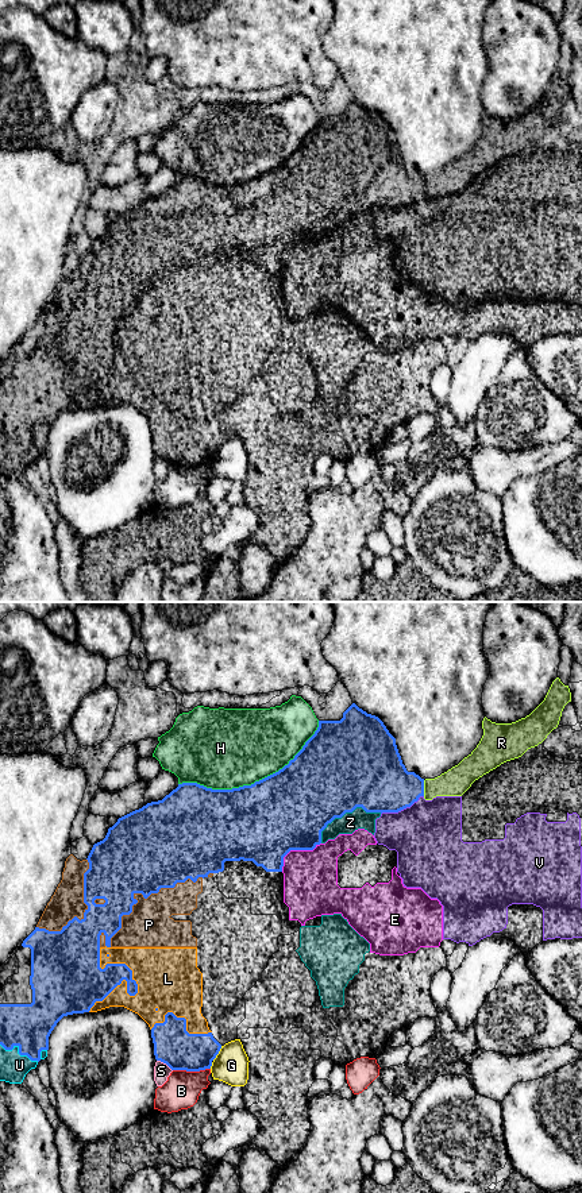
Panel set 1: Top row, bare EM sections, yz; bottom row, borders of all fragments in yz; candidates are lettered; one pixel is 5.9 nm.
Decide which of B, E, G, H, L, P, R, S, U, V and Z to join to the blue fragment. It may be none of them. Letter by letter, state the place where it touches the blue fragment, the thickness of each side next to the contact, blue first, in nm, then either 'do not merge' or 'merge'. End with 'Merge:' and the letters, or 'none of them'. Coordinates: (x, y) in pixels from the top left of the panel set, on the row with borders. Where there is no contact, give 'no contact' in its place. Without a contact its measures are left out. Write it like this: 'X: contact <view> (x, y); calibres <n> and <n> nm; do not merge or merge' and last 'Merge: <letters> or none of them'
B: contact yz (191, 1070); calibres 240 and 220 nm; do not merge
E: contact yz (295, 849); calibres 480 and 320 nm; do not merge
G: contact yz (218, 1053); calibres 240 and 200 nm; do not merge
H: contact yz (255, 782); calibres 480 and 480 nm; do not merge
L: contact yz (137, 987); calibres 200 and 380 nm; merge
P: contact yz (141, 892); calibres 480 and 260 nm; do not merge
R: contact yz (423, 788); calibres 340 and 170 nm; merge
S: contact yz (165, 1062); calibres 240 and 100 nm; do not merge
U: contact yz (19, 1051); calibres 280 and 160 nm; merge
V: contact yz (401, 809); calibres 380 and 400 nm; do not merge
Z: contact yz (345, 813); calibres 480 and 120 nm; merge
Merge: L, R, U, Z

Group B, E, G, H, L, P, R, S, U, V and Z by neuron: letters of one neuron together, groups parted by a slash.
B / E P V / G / H / L R U Z / S

